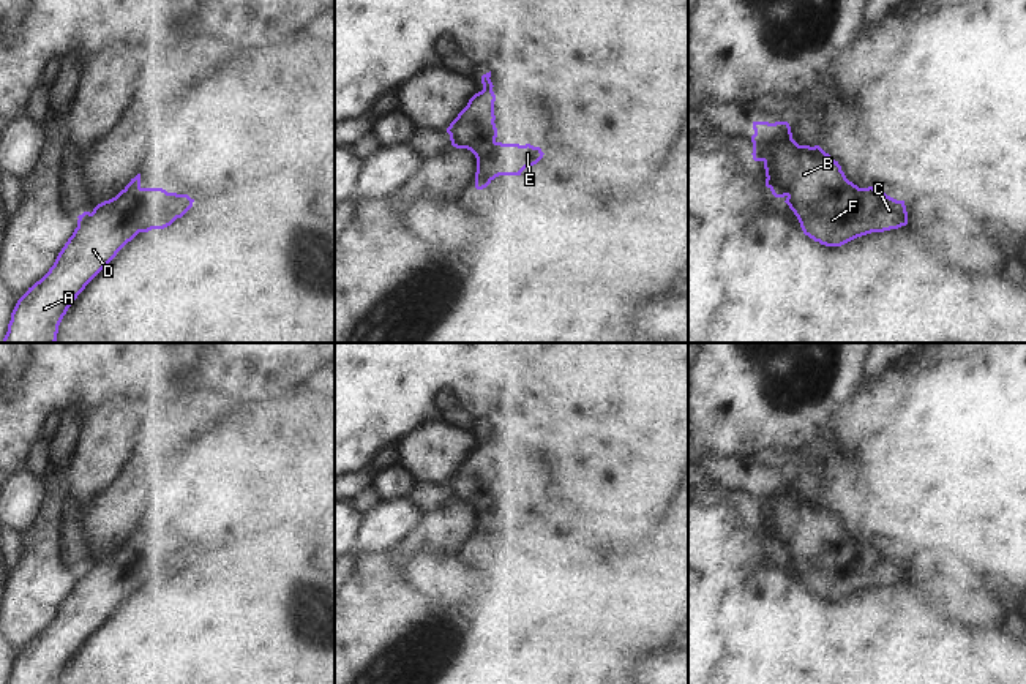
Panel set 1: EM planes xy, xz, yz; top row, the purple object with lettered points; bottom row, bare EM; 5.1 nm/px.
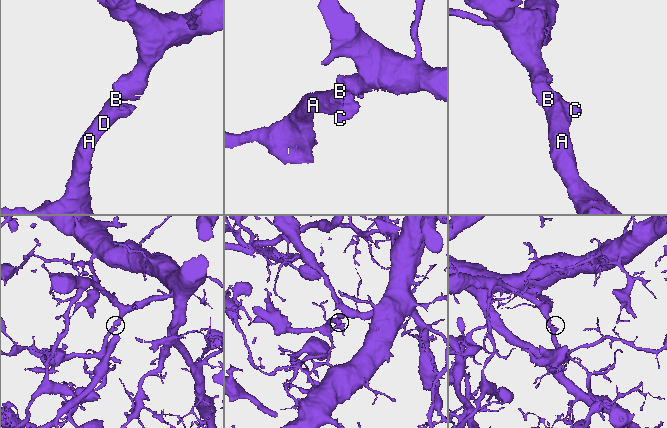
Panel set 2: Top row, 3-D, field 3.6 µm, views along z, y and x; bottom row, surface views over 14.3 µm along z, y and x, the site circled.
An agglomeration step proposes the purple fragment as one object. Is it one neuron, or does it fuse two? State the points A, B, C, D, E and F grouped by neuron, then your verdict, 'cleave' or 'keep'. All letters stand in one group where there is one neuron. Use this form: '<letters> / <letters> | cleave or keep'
A B C D E F | keep

